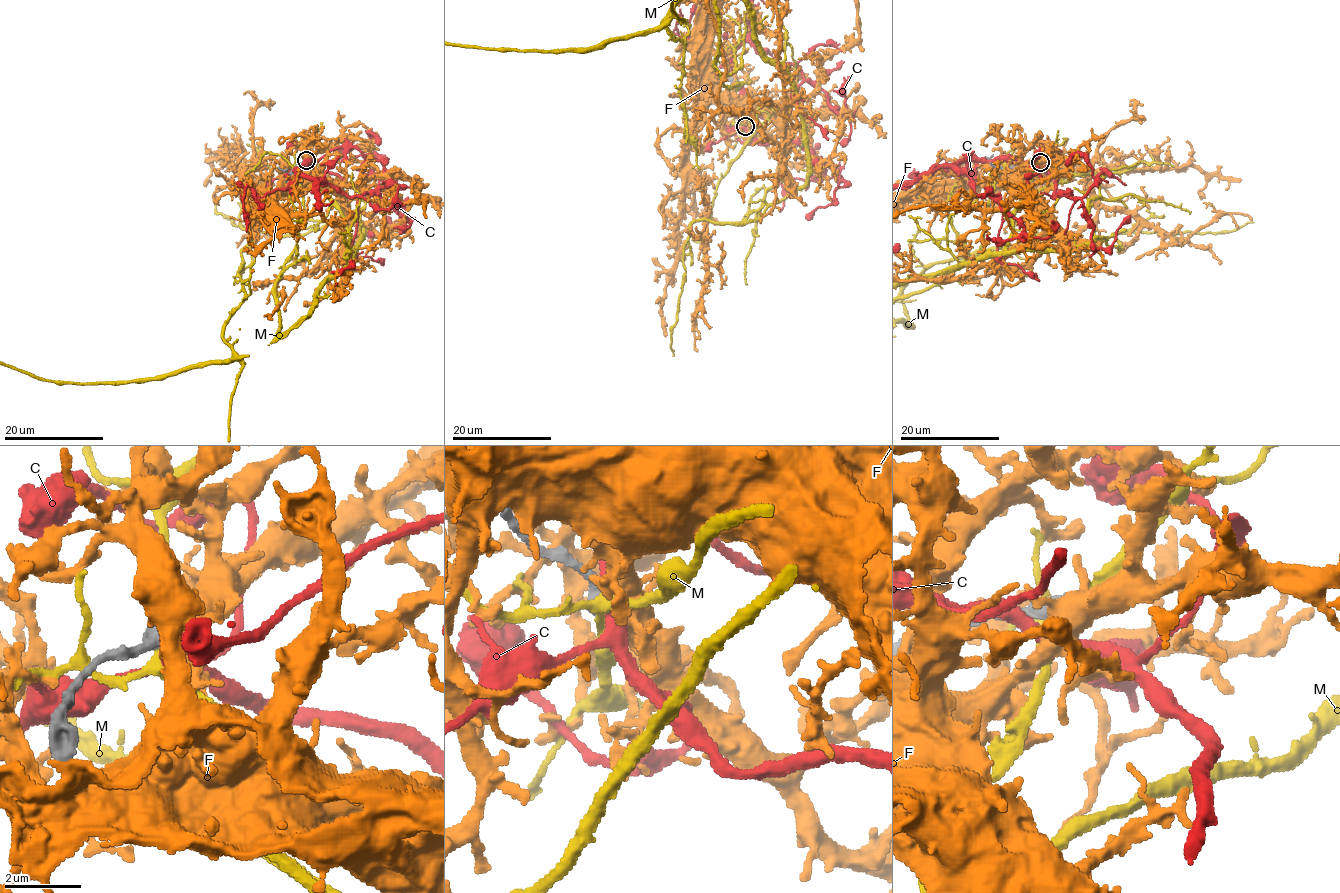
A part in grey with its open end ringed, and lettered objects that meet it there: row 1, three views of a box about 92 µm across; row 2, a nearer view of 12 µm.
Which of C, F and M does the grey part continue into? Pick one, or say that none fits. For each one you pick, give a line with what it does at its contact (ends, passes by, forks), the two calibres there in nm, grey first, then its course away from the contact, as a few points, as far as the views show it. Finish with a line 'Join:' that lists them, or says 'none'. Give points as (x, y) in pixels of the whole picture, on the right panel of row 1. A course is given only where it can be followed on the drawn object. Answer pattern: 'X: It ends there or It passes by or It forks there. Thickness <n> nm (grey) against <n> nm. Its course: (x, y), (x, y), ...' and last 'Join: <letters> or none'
Join: none

